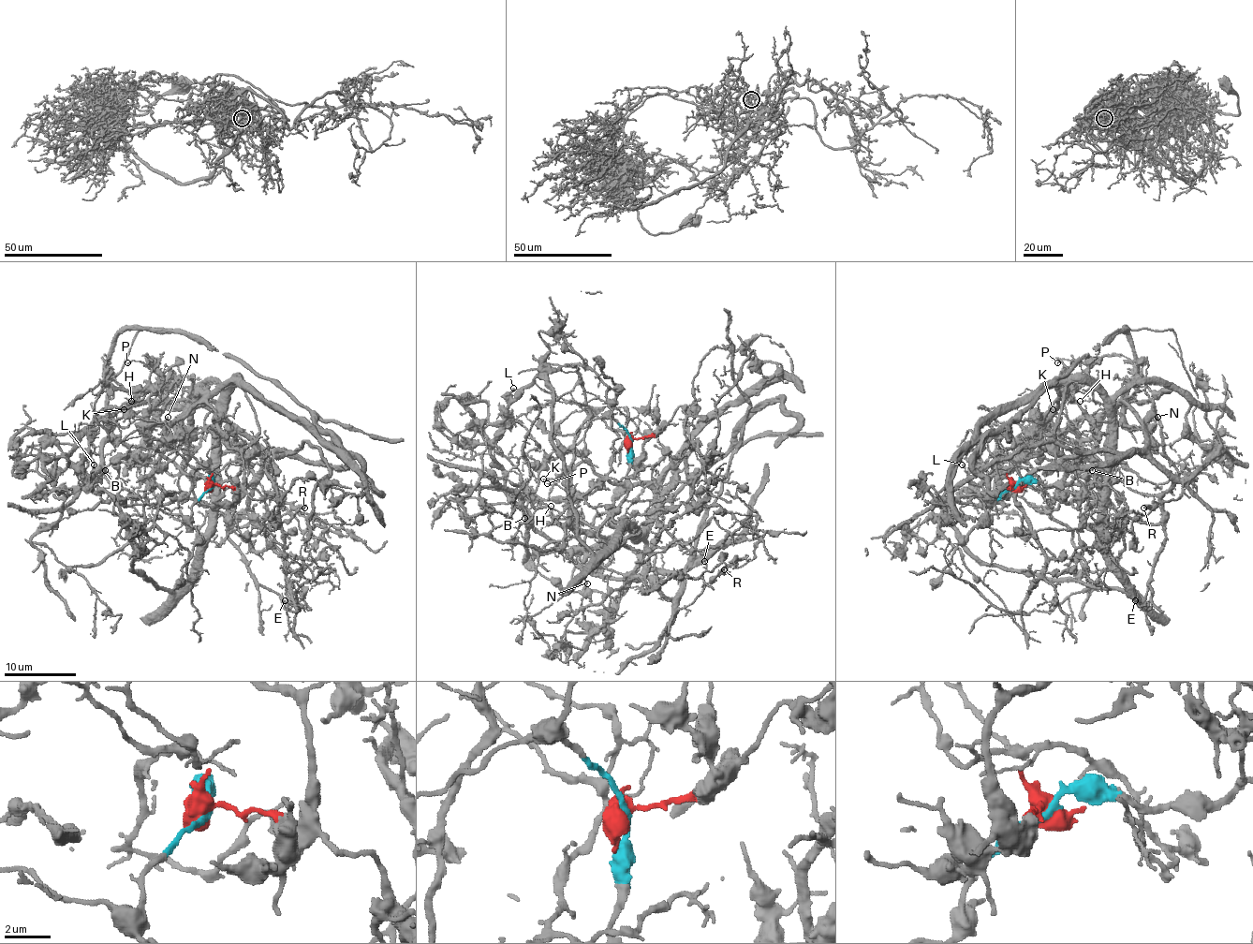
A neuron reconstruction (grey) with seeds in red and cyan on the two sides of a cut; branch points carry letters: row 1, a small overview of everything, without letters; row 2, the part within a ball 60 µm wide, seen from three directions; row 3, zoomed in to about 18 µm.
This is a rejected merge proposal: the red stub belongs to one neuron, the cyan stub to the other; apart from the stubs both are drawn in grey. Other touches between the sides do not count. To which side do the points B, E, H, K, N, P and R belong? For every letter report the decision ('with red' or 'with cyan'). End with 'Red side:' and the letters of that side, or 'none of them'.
B: with cyan
E: with cyan
H: with cyan
K: with red
N: with red
P: with red
R: with cyan
Red side: K, N, P

